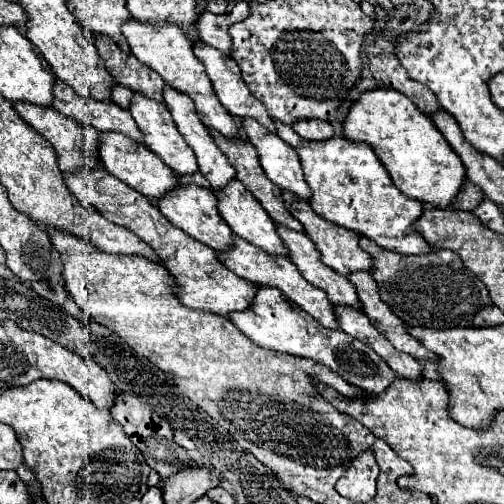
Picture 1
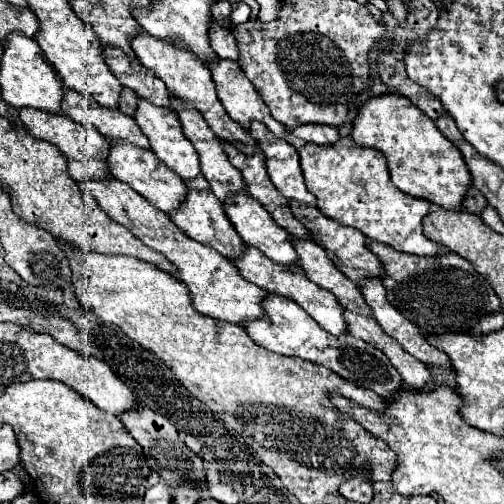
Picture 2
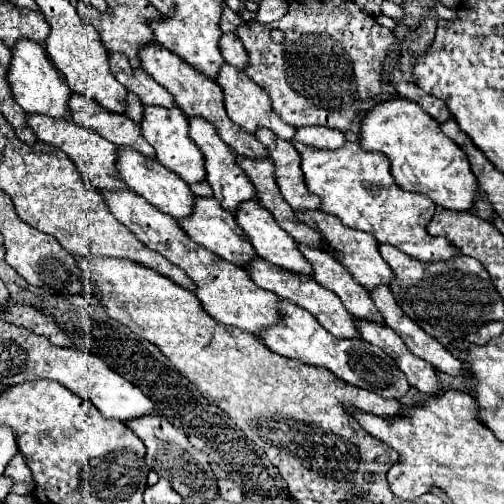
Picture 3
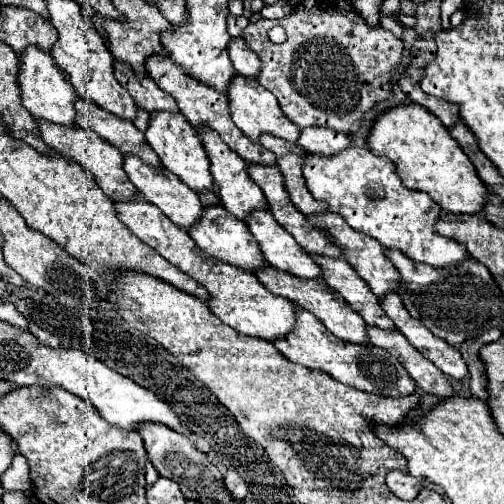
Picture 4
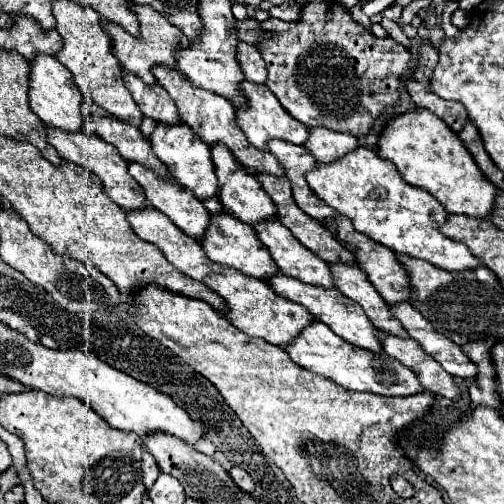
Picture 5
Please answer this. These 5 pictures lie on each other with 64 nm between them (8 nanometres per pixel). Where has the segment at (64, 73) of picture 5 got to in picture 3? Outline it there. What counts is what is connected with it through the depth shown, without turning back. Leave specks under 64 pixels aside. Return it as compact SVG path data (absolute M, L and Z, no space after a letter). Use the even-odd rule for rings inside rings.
M18 40L12 48L12 60L8 66L8 86L12 88L12 98L24 112L34 114L46 114L50 118L68 118L68 100L72 96L72 90L68 88L64 76L56 66L50 62L46 50L42 44L32 40Z

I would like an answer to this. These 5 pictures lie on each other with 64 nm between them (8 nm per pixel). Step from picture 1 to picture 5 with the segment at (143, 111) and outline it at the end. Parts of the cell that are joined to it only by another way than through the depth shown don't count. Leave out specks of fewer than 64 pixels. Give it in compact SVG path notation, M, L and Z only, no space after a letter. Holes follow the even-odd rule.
M156 124L154 132L150 134L150 146L154 150L154 154L166 164L168 172L188 190L194 192L196 198L204 200L210 198L218 192L218 180L214 174L214 164L210 158L210 146L204 144L186 124L176 124L176 126L168 126L168 124Z

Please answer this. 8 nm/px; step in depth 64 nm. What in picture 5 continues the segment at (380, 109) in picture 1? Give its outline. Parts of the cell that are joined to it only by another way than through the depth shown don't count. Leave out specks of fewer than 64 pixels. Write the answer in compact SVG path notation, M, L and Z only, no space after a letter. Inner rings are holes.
M410 110L394 116L378 138L378 156L396 164L404 182L430 192L450 214L488 218L496 198L496 186L484 178L460 138L432 112Z

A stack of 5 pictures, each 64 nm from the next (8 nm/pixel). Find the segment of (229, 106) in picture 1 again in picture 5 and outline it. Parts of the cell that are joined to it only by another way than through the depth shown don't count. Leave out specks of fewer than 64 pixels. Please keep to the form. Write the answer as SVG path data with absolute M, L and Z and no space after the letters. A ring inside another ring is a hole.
M244 80L244 84L240 84L240 88L242 88L248 104L236 108L236 124L246 134L248 142L252 146L264 150L266 142L270 138L280 138L280 140L286 140L292 144L304 144L304 140L308 138L308 128L304 124L296 122L288 112L284 112L282 104L278 102L278 98L268 88L264 88L262 84L252 84L248 80Z

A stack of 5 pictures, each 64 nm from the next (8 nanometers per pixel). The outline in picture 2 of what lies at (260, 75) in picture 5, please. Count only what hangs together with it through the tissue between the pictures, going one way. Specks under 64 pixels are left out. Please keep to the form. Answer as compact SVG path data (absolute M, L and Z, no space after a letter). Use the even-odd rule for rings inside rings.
M212 18L212 50L226 60L238 60L238 46L228 28L228 22Z

